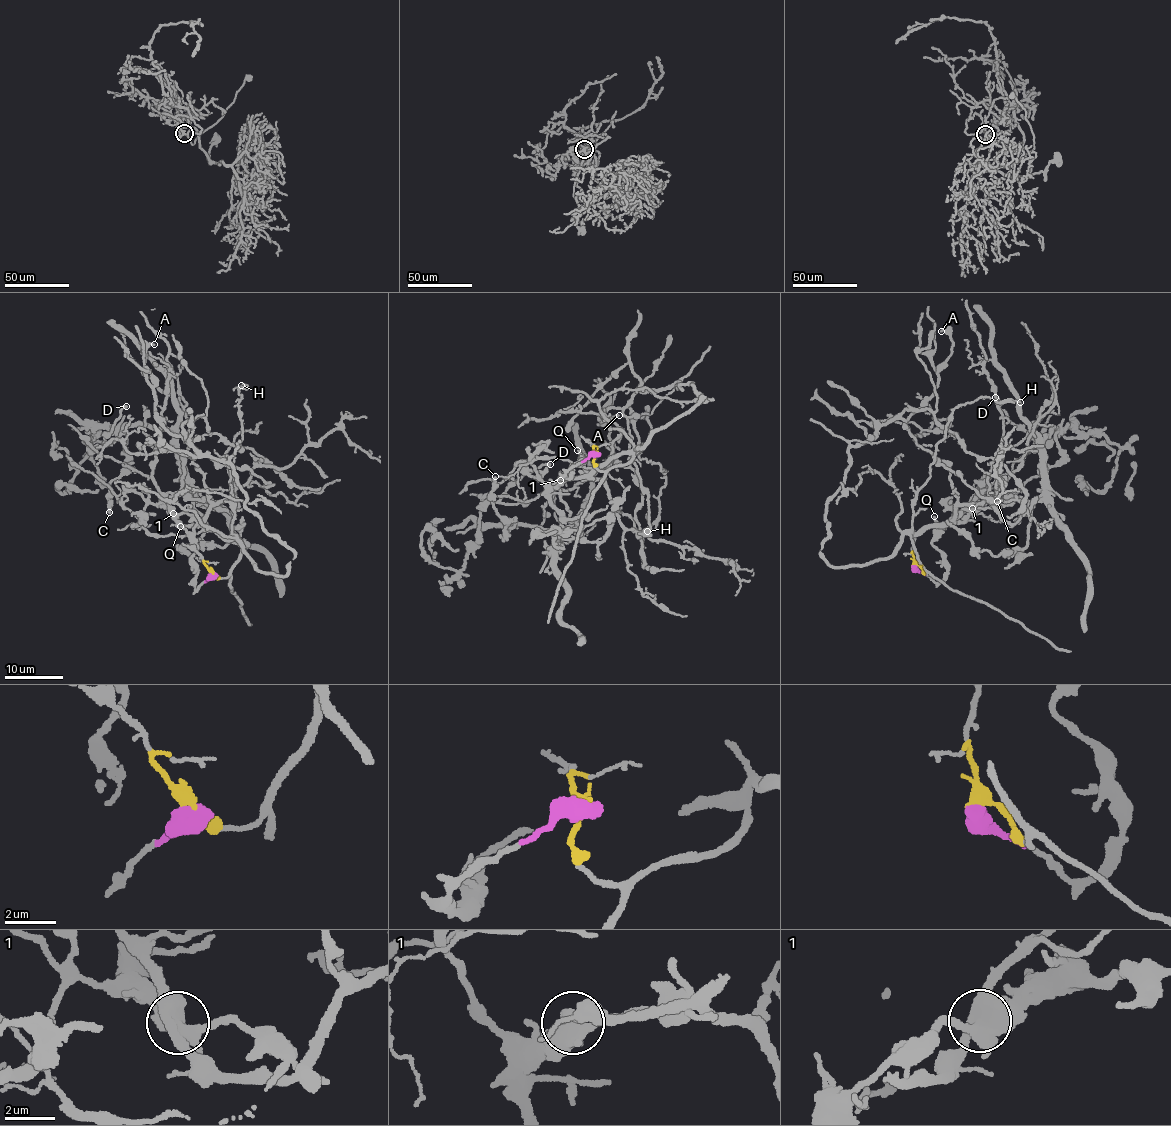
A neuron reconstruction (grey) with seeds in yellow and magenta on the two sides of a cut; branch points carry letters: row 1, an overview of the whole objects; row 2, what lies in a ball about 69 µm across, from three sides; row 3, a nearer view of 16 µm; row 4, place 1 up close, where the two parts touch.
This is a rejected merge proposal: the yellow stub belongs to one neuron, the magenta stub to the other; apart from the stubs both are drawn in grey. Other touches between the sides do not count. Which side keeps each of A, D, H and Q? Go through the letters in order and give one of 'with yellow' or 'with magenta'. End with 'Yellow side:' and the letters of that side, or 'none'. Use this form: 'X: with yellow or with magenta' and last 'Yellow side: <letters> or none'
A: with yellow
D: with magenta
H: with yellow
Q: with magenta
Yellow side: A, H

